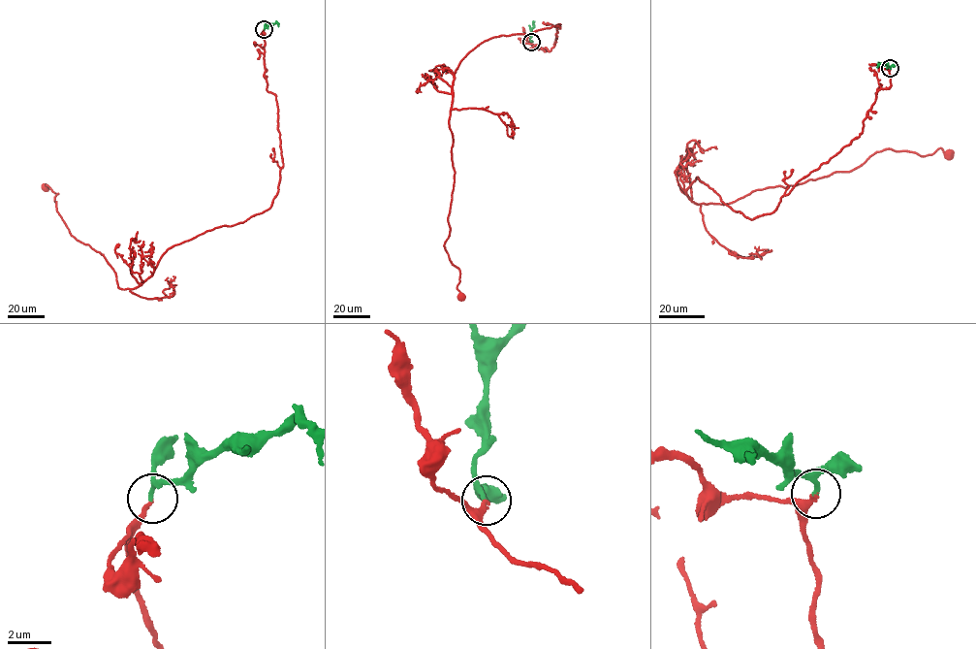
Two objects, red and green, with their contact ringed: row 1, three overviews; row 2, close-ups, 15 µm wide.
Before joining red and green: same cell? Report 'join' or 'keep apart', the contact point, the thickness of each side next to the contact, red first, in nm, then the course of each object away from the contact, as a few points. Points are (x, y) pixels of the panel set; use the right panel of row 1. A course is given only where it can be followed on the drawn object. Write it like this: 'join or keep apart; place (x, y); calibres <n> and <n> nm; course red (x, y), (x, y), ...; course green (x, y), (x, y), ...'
join; place (890, 68); calibres 180 and 150 nm; course red (891, 69), (859, 137), (775, 210), (749, 219), (697, 177), (686, 194), (722, 204), (887, 148), (948, 154); course green (891, 69), (882, 64), (876, 67)

